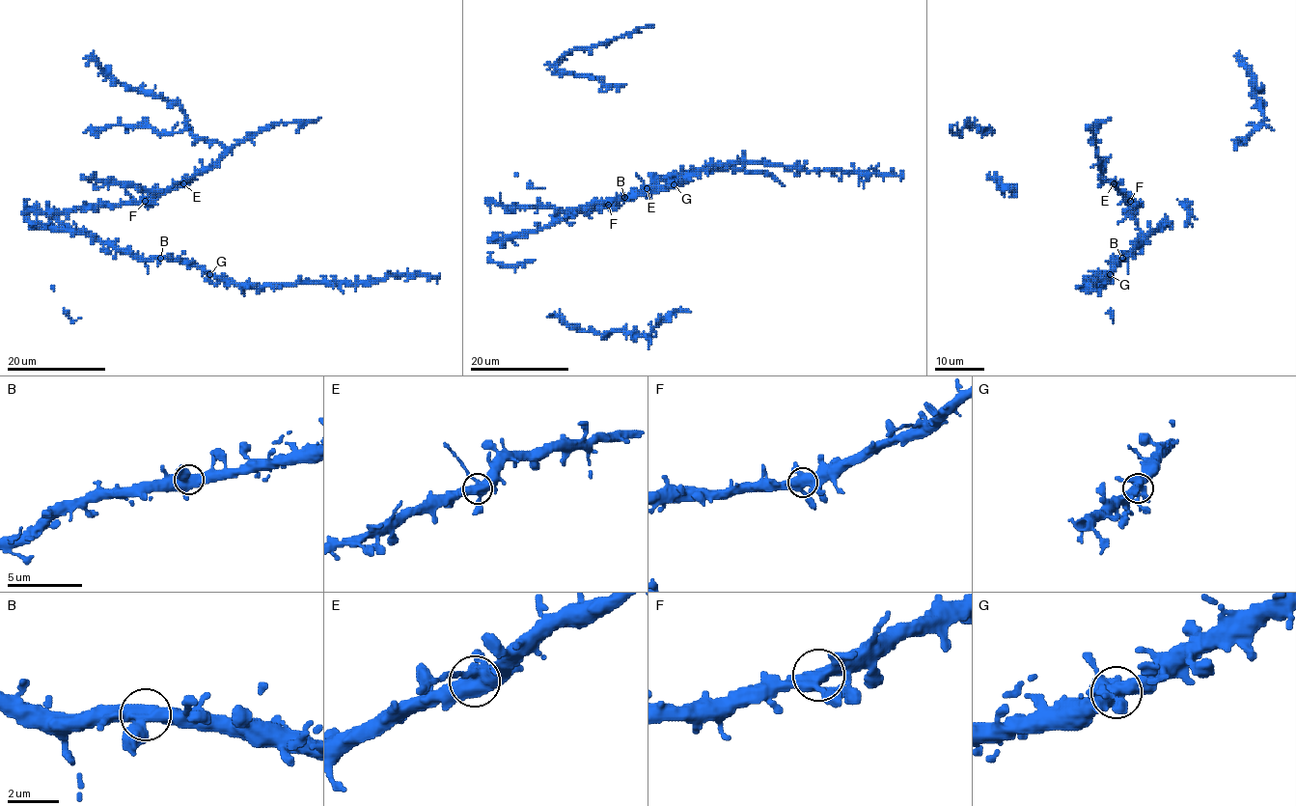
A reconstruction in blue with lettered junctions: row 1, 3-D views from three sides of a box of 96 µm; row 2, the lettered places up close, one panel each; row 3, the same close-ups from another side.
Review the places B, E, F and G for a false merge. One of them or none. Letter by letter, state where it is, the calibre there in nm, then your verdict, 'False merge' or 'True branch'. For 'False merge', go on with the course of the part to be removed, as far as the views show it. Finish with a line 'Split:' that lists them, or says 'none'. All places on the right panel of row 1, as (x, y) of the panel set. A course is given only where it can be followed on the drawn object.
B: Place: (1122, 258). Thickness 480 nm. True branch
E: Place: (1114, 183). Thickness 500 nm. True branch
F: Place: (1130, 201). Thickness 480 nm. True branch
G: Place: (1110, 274). Thickness 500 nm. True branch
Split: none

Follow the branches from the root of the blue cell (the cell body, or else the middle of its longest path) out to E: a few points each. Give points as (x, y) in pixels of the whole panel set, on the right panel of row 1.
E: (1133, 208), (1137, 205), (1114, 183)

